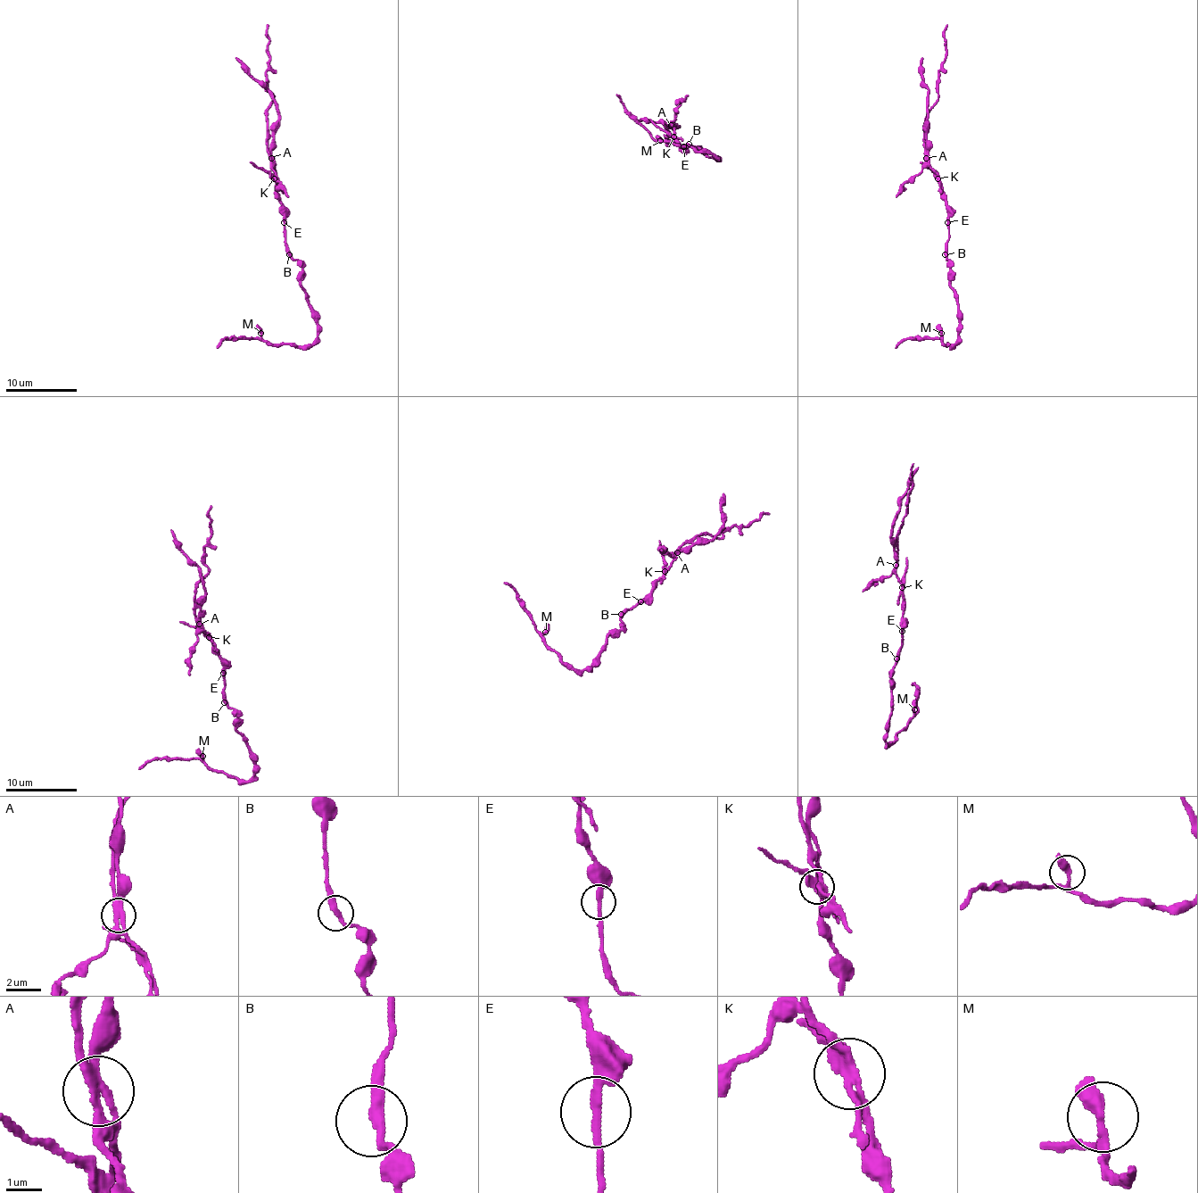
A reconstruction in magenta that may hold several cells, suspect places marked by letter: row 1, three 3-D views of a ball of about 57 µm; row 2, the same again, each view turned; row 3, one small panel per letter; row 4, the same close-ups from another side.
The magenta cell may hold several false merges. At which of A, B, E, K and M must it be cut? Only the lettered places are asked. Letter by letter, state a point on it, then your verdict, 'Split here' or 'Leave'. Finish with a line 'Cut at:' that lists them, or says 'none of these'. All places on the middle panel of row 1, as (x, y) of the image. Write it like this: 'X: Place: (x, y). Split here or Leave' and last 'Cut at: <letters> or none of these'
A: Place: (671, 125). Split here
B: Place: (689, 144). Leave
E: Place: (683, 146). Leave
K: Place: (673, 136). Split here
M: Place: (660, 140). Leave
Cut at: A, K

